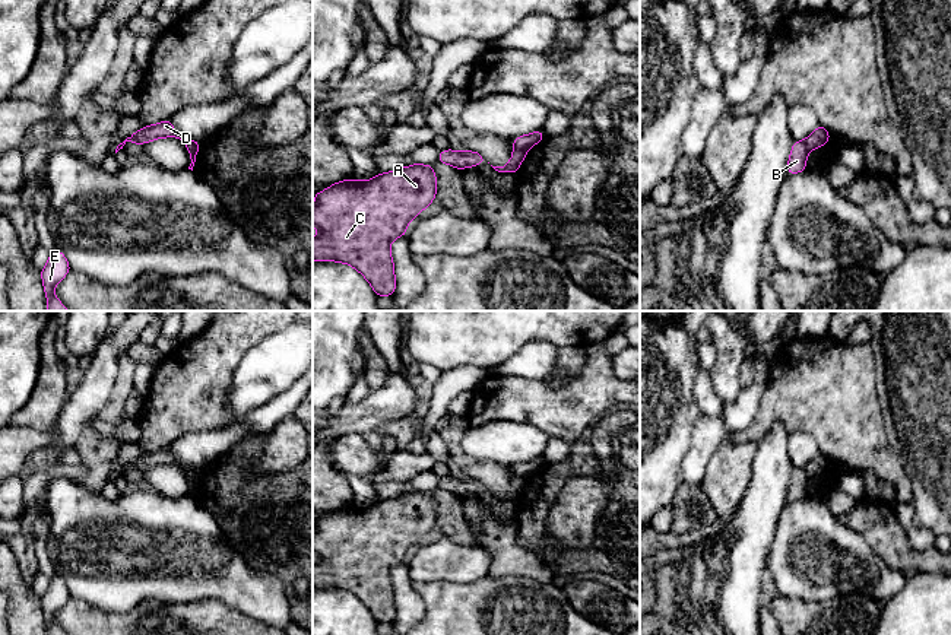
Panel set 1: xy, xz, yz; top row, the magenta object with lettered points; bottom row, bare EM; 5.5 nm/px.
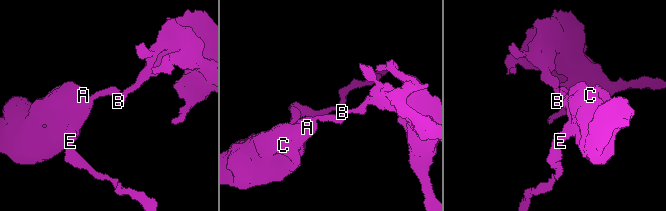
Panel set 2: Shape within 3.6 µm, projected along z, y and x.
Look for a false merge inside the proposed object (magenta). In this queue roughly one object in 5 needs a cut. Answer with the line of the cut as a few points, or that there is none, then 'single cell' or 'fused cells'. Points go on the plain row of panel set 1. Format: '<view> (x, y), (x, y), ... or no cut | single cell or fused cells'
xz (514, 475), (525, 478) | fused cells

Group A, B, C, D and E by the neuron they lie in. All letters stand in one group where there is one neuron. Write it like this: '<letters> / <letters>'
A C D E / B

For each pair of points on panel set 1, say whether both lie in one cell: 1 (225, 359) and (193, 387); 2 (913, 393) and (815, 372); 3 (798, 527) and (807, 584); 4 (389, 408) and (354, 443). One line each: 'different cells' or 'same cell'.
1: same cell
2: different cells
3: same cell
4: different cells

